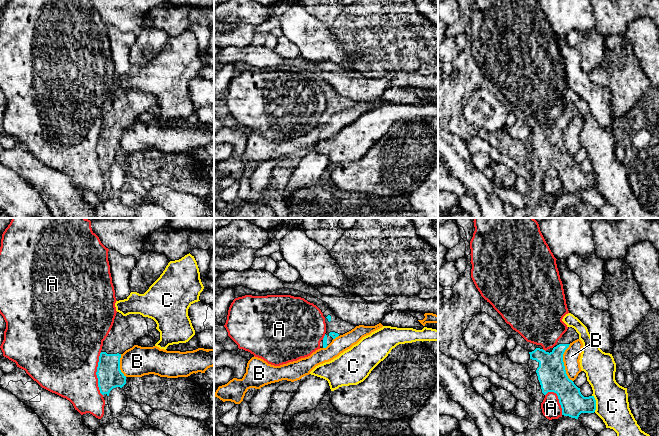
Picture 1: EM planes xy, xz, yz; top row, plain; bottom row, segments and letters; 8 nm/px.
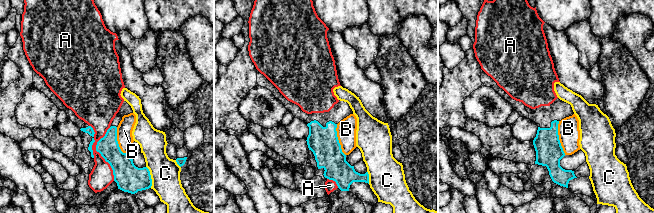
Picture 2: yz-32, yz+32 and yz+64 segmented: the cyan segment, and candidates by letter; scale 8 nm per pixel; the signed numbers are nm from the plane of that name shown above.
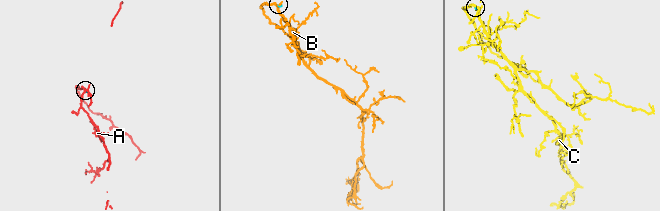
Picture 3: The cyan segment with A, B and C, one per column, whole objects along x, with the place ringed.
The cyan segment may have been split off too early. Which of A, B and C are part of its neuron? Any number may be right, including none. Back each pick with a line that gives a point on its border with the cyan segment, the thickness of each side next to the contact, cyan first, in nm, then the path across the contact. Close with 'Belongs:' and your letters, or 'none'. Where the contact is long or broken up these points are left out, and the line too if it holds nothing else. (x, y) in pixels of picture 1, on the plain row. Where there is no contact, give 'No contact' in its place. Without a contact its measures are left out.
Belongs: none

